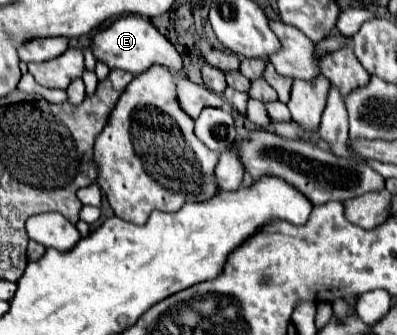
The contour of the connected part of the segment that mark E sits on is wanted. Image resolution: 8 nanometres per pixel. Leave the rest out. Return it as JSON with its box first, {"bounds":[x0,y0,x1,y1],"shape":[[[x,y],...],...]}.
{"bounds":[91,16,183,74],"shape":[[[141,16],[117,18],[107,28],[99,30],[91,40],[91,52],[93,52],[95,60],[105,62],[111,70],[119,68],[119,70],[125,70],[131,74],[141,74],[143,70],[147,70],[153,64],[161,64],[161,66],[169,68],[171,72],[177,72],[183,68],[181,56],[175,50],[175,46],[149,20],[145,20]]]}

